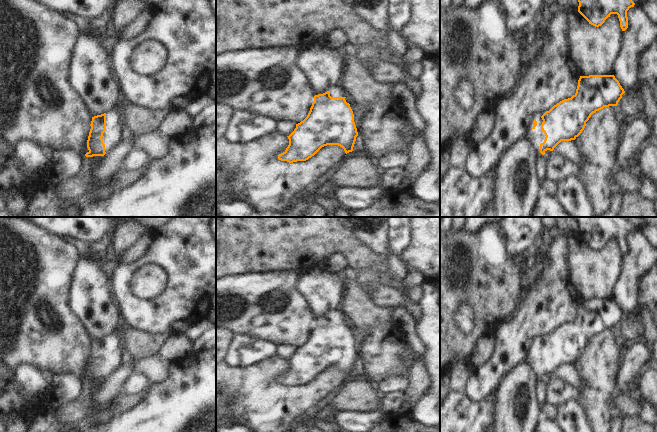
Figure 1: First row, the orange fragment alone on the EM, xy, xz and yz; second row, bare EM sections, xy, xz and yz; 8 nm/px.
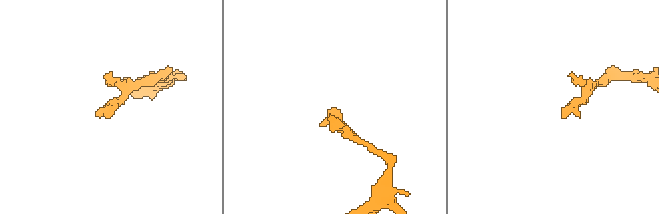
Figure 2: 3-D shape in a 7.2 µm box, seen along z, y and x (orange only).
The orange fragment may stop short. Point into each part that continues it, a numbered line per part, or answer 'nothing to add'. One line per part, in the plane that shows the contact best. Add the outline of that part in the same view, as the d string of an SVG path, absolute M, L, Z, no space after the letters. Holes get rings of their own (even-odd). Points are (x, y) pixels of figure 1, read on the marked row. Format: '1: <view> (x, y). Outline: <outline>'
1: yz (536, 136). Outline: M541 111L535 115L534 119L537 121L537 126L534 128L532 123L530 129L523 137L525 139L528 139L532 143L537 153L540 153L540 144L544 142L546 137L541 129L541 124L543 122L541 116L544 113L545 112Z

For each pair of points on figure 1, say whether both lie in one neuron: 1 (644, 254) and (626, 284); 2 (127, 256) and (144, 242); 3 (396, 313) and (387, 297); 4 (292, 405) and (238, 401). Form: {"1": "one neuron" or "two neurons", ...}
{"1": "one neuron", "2": "one neuron", "3": "two neurons", "4": "one neuron"}

